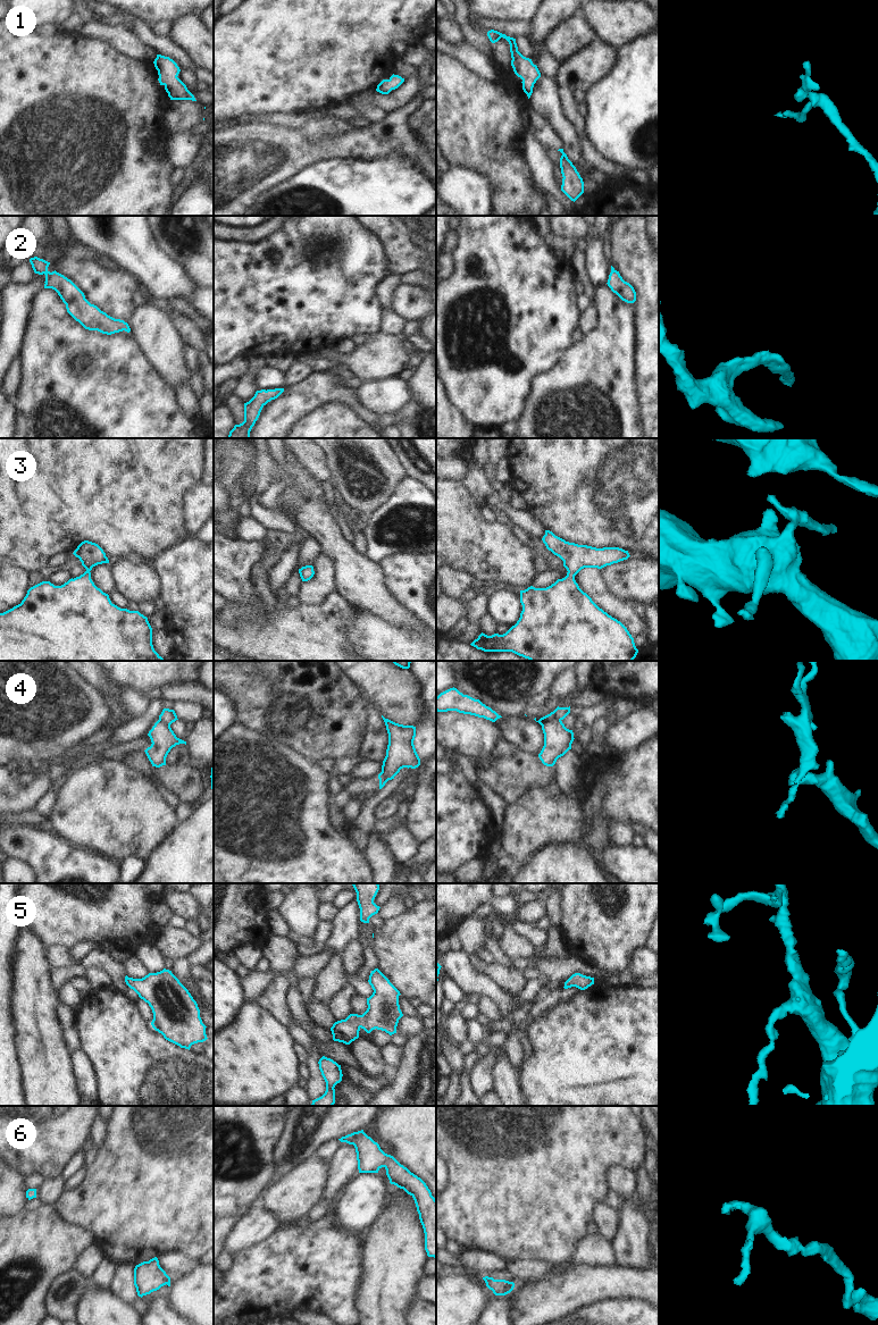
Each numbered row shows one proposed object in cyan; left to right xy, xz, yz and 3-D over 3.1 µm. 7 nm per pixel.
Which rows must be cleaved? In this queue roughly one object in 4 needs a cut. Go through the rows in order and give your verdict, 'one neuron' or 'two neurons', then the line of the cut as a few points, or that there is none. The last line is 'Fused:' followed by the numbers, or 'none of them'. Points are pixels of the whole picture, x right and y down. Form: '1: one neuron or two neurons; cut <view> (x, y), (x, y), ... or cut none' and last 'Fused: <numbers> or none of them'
1: one neuron; cut none
2: one neuron; cut none
3: one neuron; cut none
4: two neurons; cut yz (560, 719), (548, 721), (542, 726)
5: one neuron; cut none
6: one neuron; cut none
Fused: 4

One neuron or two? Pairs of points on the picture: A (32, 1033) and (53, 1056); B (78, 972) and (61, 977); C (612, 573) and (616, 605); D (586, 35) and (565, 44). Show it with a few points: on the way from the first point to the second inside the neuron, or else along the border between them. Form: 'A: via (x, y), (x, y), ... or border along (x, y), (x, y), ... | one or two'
A: via (38, 1039), (48, 1050) | one
B: via (74, 972), (66, 974) | one
C: border along (602, 572), (608, 590), (633, 606) | two
D: via (580, 35), (574, 35), (570, 39) | one

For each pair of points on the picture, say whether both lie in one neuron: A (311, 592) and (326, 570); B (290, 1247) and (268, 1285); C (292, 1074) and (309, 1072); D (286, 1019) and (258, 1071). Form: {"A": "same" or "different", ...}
{"A": "same", "B": "same", "C": "different", "D": "different"}

